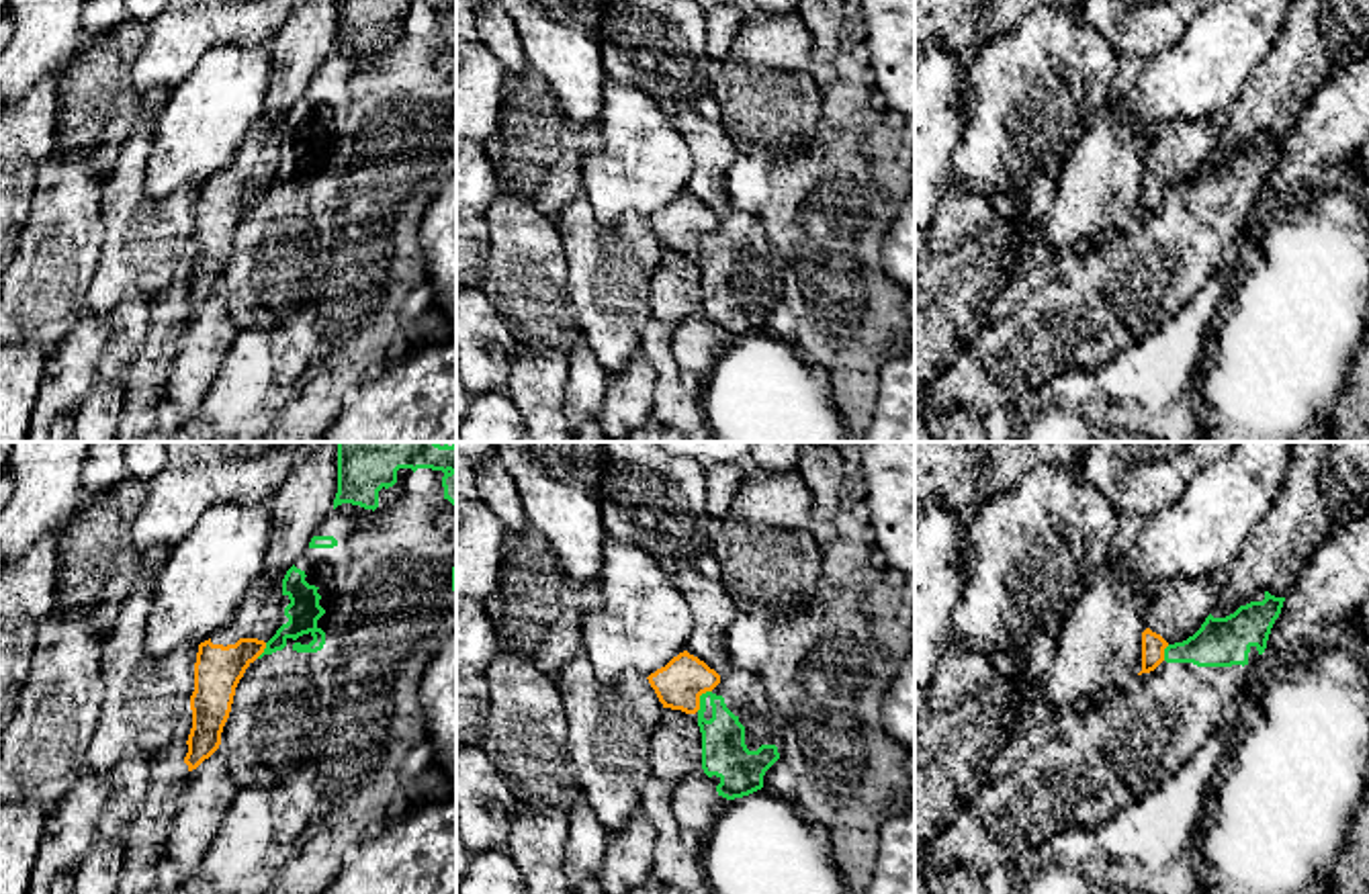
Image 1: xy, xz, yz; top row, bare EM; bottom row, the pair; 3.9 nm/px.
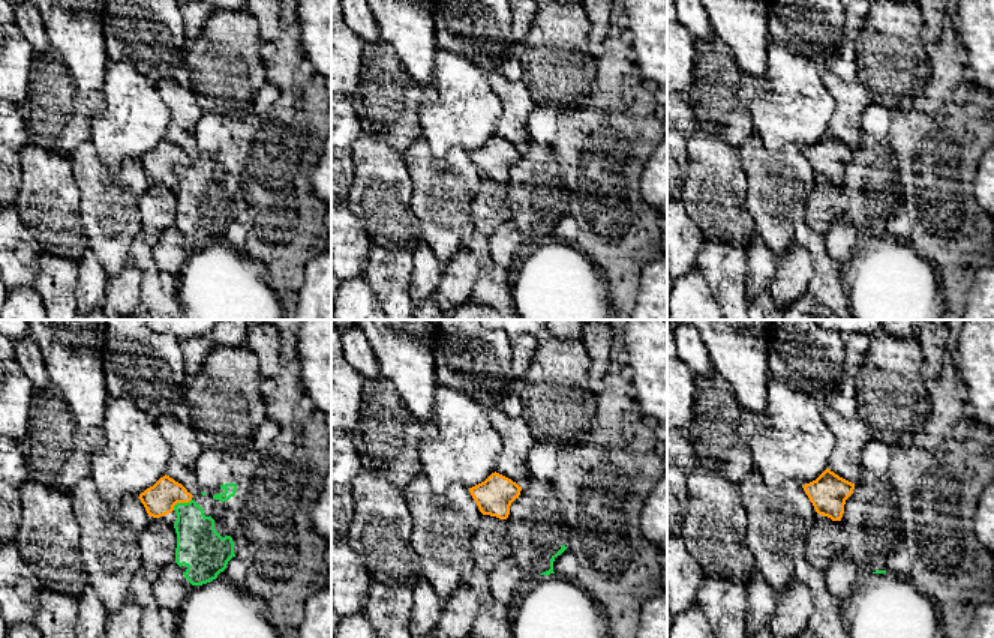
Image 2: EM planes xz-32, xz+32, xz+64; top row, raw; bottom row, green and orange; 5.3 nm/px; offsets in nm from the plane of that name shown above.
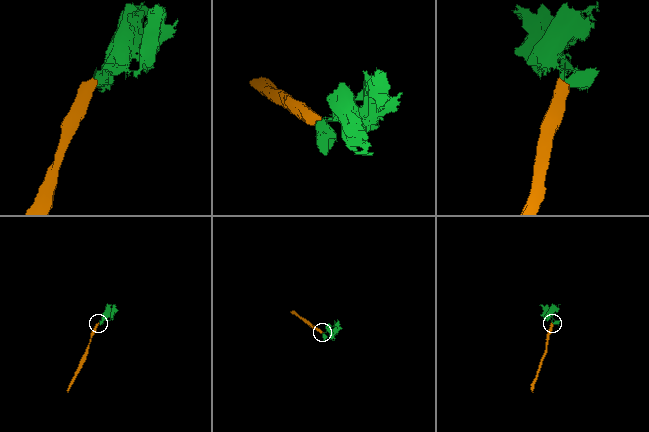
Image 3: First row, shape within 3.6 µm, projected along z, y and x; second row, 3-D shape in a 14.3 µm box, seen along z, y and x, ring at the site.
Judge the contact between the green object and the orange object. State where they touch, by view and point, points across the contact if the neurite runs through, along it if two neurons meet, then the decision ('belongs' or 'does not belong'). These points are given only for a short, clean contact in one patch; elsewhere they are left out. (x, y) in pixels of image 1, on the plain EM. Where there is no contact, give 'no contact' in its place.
xz (700, 240) | along xz (711, 232), (700, 238), (696, 252) | does not belong

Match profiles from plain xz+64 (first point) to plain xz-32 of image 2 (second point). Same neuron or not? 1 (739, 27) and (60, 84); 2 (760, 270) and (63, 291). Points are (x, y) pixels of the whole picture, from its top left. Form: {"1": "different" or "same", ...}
{"1": "different", "2": "different"}

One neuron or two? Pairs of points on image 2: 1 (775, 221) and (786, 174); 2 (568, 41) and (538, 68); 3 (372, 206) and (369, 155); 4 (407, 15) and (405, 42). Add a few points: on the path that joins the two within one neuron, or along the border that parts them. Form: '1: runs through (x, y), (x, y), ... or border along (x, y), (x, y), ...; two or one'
1: runs through (777, 209), (778, 186); one
2: runs through (561, 45), (546, 60); one
3: runs through (372, 194), (372, 167); one
4: runs through (407, 21), (407, 36); one

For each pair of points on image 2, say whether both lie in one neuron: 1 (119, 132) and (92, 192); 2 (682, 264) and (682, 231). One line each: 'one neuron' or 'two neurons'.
1: two neurons
2: one neuron

